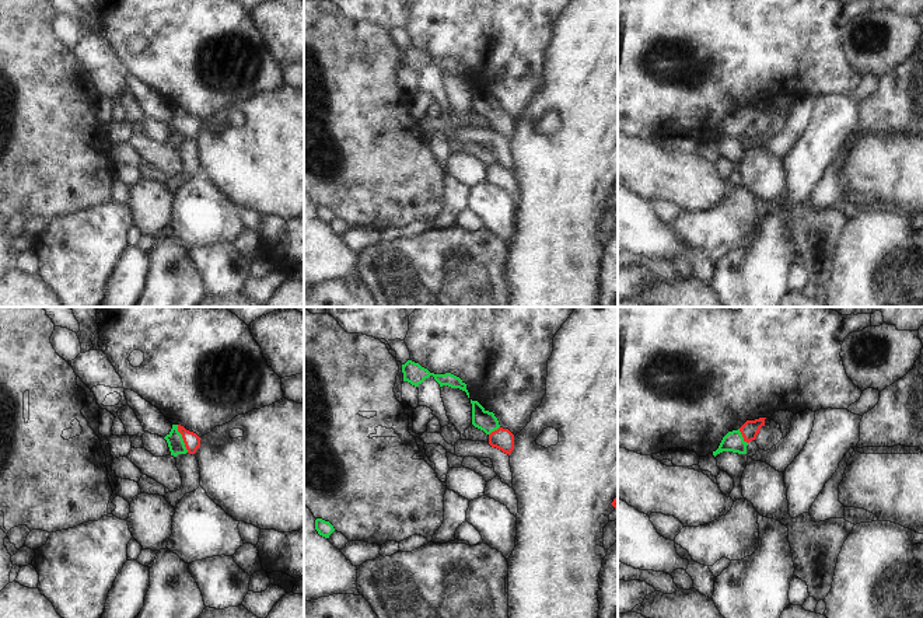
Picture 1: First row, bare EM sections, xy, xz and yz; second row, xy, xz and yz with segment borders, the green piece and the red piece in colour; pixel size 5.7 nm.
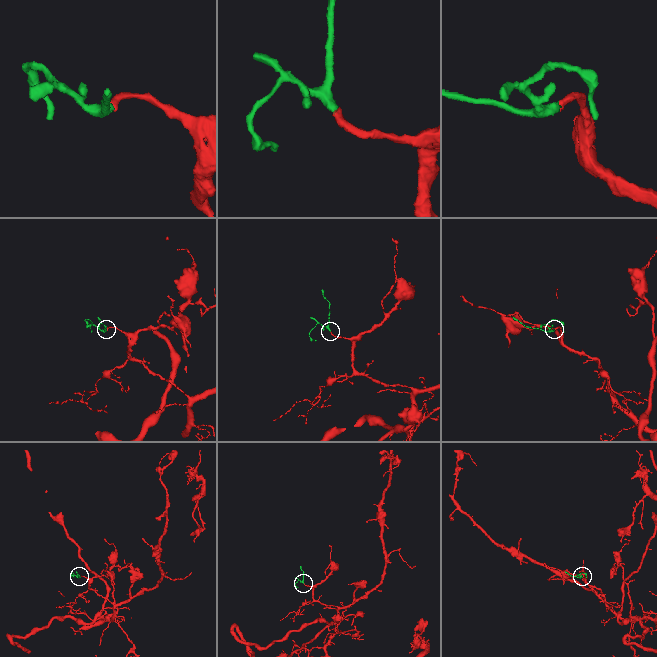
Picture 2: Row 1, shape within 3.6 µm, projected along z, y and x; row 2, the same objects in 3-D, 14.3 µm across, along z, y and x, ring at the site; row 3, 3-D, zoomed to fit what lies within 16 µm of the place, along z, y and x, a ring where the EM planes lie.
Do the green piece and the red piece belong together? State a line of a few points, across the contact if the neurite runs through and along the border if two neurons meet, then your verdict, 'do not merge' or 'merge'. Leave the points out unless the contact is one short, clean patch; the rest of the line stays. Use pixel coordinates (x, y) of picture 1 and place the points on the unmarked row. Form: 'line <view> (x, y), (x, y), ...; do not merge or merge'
line xy (175, 128), (182, 125), (192, 128); merge

